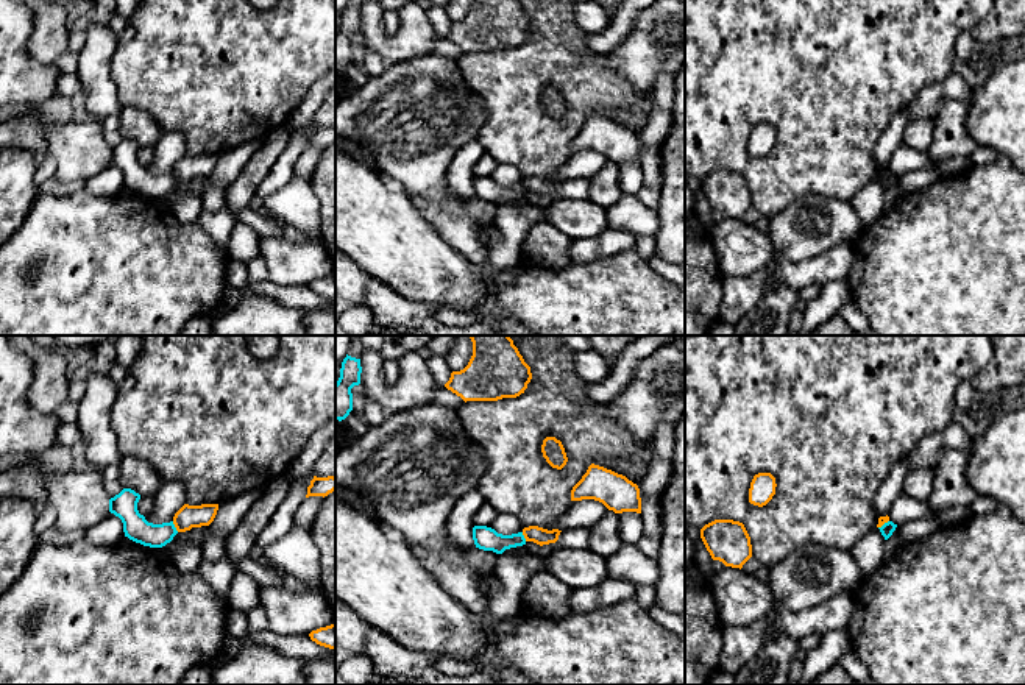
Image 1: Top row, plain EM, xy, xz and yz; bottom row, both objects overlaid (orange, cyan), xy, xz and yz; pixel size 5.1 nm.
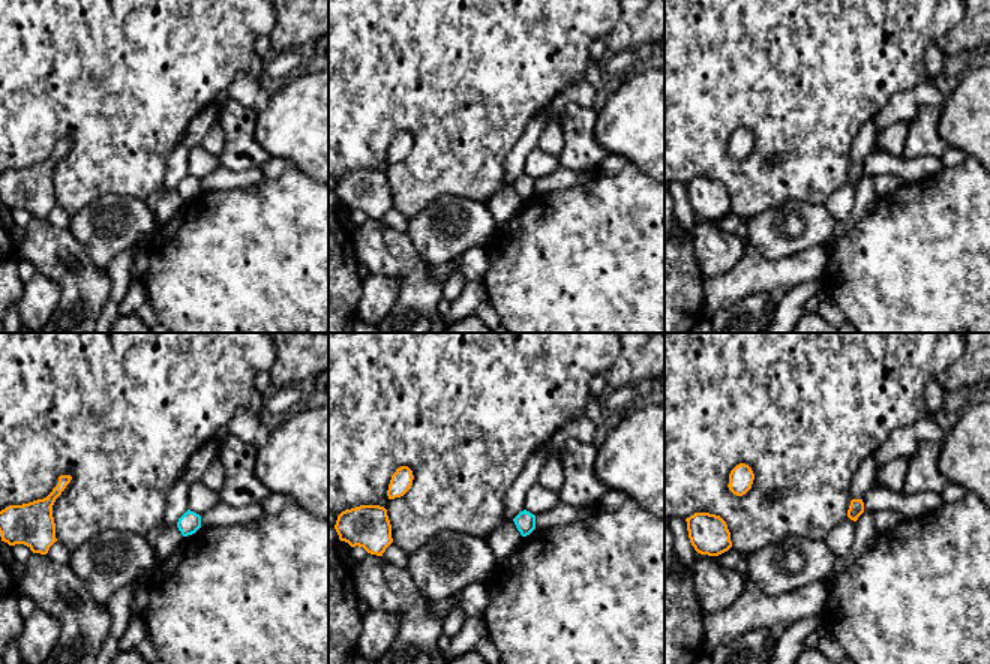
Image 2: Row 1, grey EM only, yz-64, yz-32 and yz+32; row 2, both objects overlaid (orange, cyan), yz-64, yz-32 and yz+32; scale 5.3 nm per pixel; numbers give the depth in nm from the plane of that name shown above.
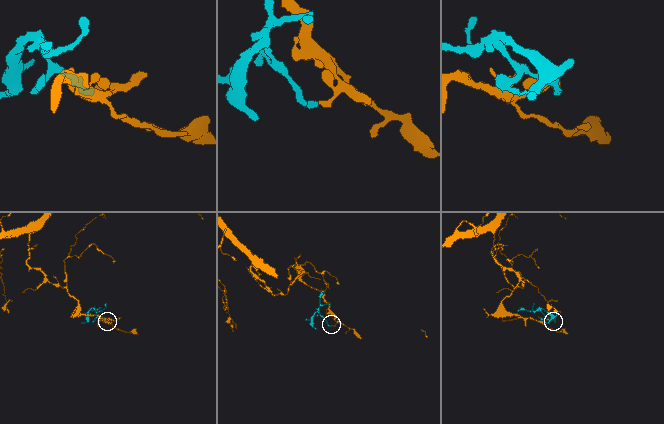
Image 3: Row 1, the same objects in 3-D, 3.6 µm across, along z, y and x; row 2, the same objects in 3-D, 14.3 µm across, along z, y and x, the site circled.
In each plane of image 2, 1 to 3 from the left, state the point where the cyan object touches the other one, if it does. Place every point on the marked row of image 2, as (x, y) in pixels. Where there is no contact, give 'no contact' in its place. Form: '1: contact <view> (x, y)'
1: no contact
2: no contact
3: no contact

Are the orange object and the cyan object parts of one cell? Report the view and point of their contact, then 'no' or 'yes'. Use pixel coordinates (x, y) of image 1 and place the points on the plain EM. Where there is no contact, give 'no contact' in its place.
contact xy (175, 177); no

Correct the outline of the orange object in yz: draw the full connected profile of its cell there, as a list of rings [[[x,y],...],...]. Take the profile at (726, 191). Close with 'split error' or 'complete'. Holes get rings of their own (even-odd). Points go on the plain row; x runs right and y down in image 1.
[[[715,170],[700,179],[700,189],[711,209],[725,217],[741,220],[752,208],[750,187],[739,172]]]; complete

